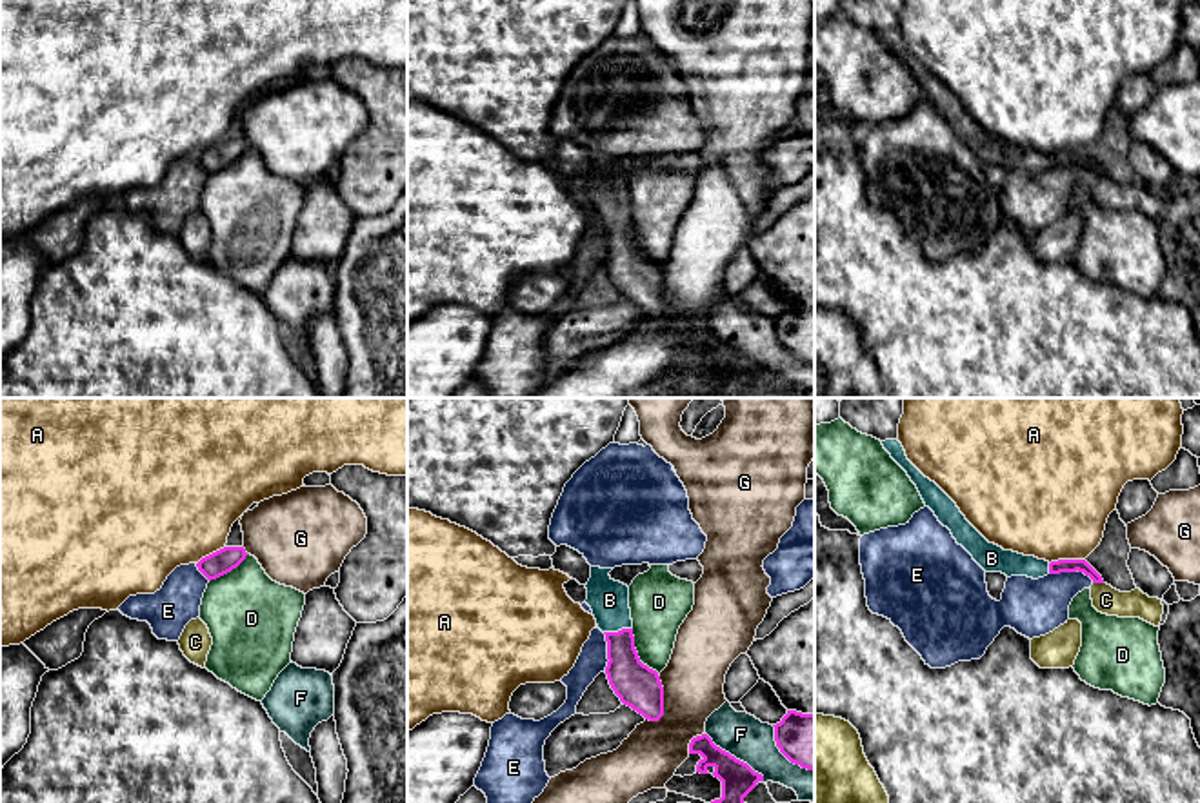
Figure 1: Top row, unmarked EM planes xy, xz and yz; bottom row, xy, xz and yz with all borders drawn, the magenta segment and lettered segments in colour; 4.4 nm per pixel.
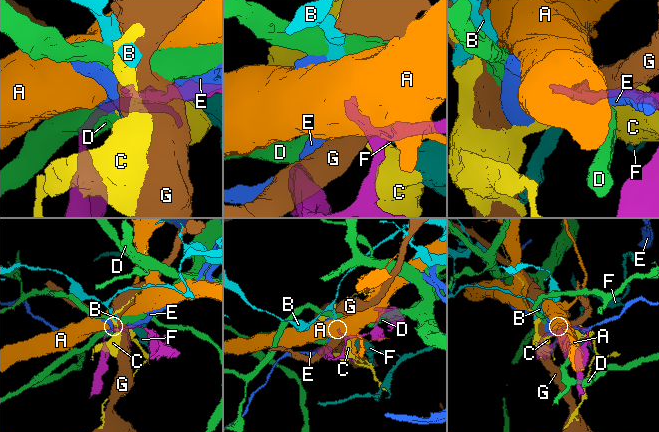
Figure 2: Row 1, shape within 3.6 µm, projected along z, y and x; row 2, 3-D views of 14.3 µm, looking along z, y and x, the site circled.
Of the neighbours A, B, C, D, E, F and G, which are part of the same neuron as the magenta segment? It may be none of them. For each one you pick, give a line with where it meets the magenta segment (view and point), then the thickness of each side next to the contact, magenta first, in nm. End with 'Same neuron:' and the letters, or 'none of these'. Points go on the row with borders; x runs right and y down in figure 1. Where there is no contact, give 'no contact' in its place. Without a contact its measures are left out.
B: xz (619, 631) | 190/180 nm
Same neuron: B

